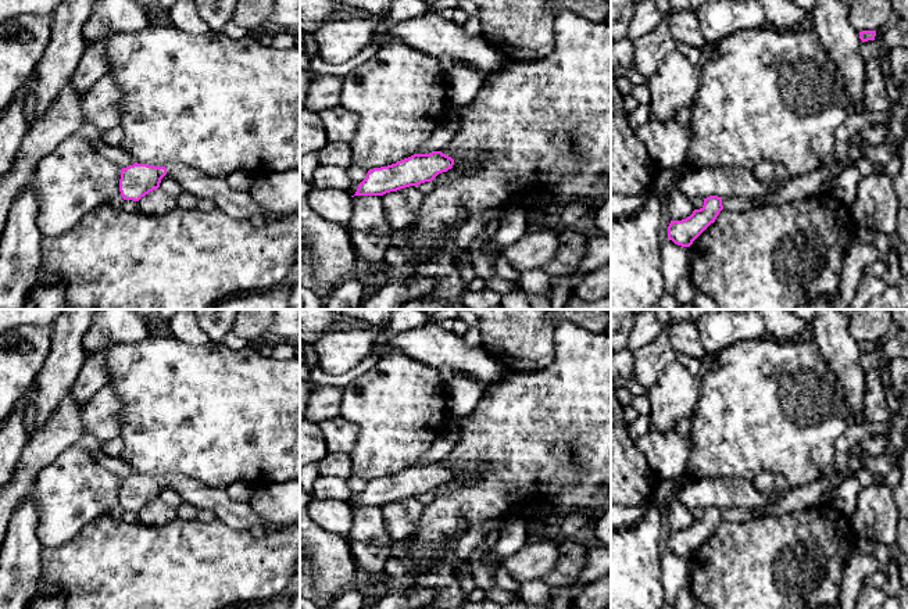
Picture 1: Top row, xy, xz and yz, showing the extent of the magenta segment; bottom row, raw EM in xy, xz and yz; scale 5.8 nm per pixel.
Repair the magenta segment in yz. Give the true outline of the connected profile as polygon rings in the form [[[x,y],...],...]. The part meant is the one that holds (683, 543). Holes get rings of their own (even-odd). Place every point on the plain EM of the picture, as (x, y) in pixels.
[[[709,506],[704,509],[704,516],[700,520],[694,520],[686,530],[671,531],[668,549],[678,556],[690,558],[693,552],[715,533],[722,520],[722,508]]]

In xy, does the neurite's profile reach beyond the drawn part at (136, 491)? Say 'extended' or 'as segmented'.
extended

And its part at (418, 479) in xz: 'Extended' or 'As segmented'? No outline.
As segmented

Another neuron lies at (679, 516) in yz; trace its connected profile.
[[[676,495],[671,499],[666,508],[671,531],[682,531],[693,524],[694,519],[690,509],[683,505]]]

